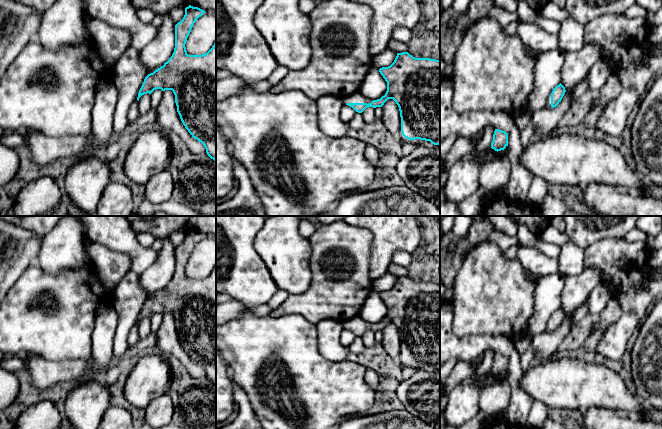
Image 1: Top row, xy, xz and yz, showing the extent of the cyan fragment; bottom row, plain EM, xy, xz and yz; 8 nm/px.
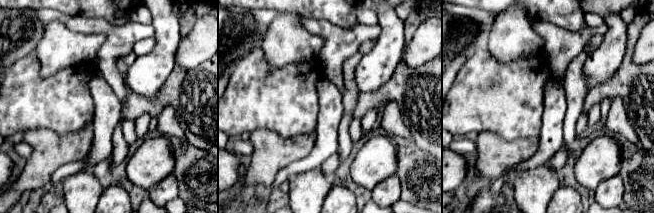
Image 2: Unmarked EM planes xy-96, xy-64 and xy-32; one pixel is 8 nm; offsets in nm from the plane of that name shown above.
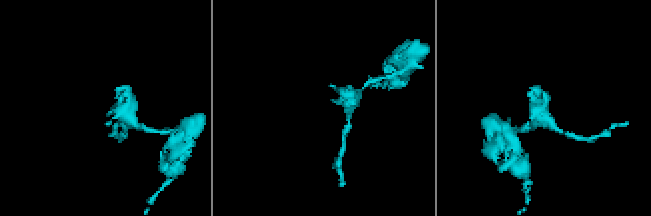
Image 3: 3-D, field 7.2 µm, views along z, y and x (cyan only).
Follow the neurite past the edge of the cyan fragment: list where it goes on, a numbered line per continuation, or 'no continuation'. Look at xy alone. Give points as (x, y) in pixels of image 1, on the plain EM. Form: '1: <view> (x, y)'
no continuation

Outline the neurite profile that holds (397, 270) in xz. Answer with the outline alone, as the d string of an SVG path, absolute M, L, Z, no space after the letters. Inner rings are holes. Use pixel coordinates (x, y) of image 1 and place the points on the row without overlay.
M393 262L390 263L387 272L395 275L396 277L402 277L402 276L408 275L407 267L402 267L400 265L396 265Z

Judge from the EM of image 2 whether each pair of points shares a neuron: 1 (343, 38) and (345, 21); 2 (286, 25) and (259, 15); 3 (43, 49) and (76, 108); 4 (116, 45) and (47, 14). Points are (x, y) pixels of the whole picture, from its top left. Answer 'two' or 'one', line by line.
1: two
2: two
3: two
4: one

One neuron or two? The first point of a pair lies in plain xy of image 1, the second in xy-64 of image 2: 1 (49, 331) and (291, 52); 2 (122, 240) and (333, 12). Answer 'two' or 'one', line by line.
1: two
2: one

